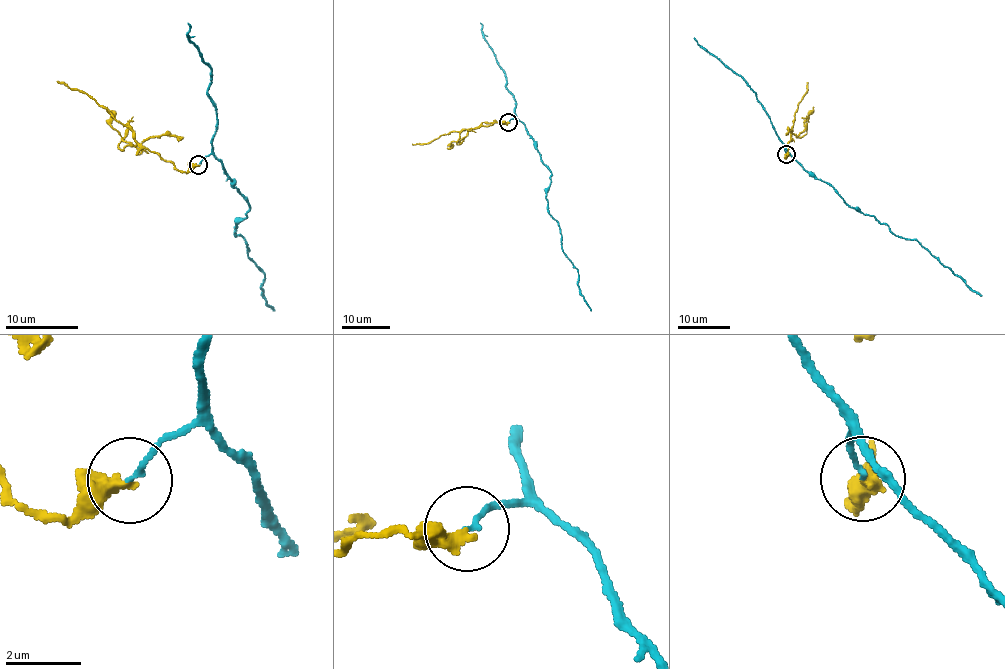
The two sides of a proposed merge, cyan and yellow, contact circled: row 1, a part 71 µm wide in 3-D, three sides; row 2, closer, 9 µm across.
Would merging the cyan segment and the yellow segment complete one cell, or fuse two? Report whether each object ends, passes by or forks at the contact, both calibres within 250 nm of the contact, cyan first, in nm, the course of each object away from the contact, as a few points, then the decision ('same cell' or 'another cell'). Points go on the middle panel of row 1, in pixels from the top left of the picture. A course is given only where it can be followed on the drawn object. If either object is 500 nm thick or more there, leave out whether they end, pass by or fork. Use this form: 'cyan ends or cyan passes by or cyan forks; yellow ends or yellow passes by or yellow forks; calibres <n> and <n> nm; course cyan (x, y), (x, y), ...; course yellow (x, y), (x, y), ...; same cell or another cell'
cyan ends; yellow ends; calibres 110 and 340 nm; course cyan (508, 121), (524, 125), (550, 171), (548, 212), (559, 228), (564, 254), (577, 270), (579, 293), (592, 310); course yellow (508, 121), (452, 131), (432, 142), (411, 143); another cell

